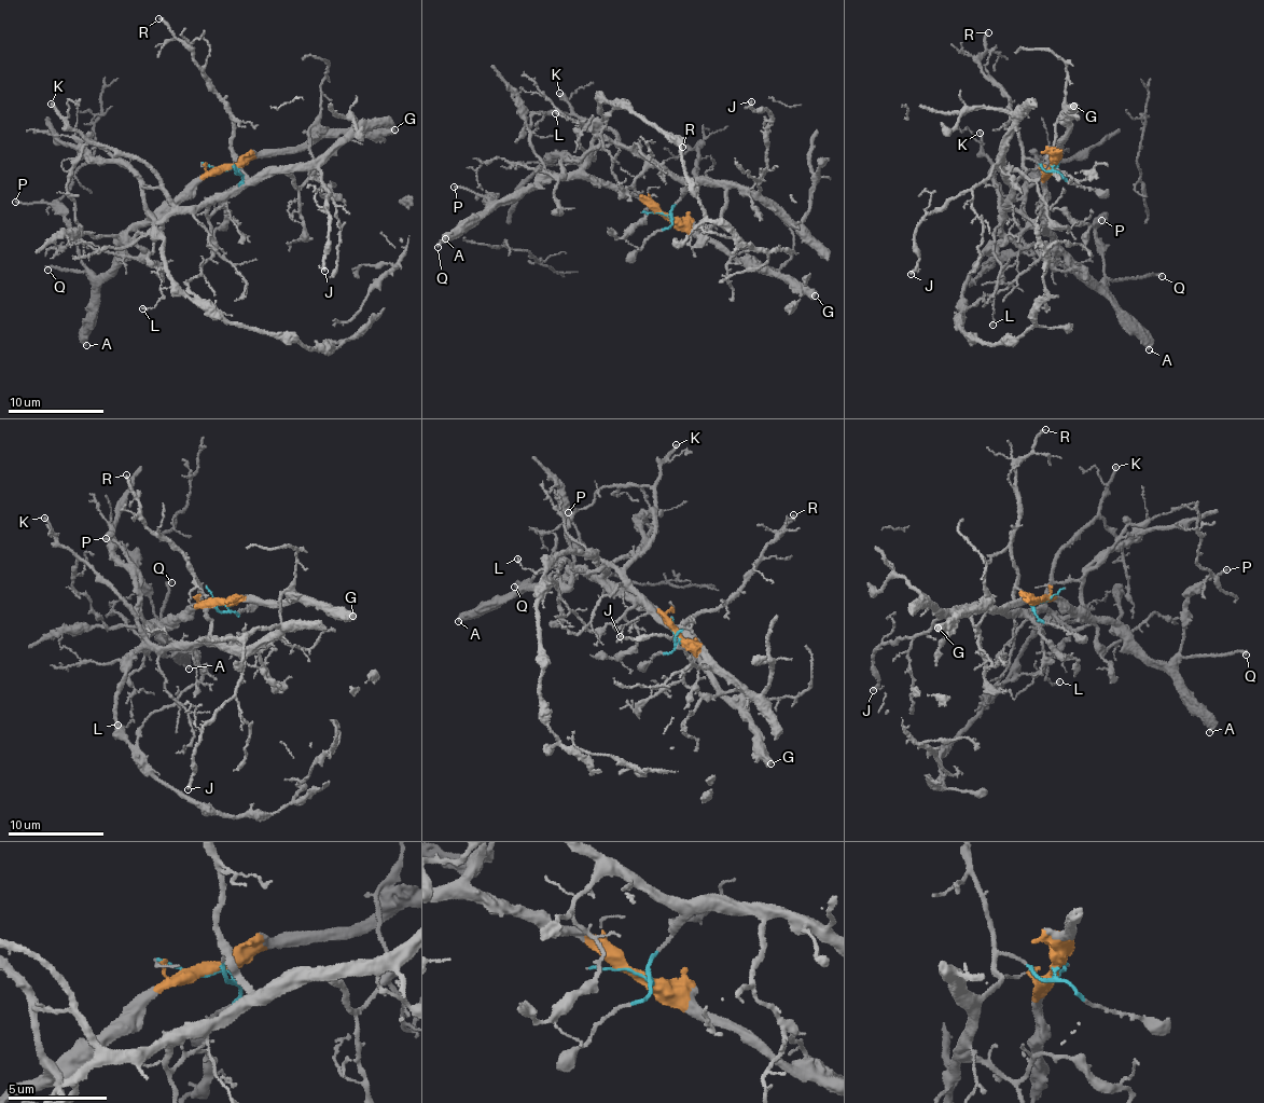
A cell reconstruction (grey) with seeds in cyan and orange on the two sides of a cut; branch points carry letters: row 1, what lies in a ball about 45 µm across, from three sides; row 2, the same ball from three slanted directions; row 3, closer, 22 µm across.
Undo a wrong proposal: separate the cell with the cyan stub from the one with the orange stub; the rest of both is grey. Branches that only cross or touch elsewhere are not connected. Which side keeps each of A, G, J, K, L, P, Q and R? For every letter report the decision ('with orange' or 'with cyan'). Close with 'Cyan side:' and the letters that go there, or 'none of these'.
A: with orange
G: with orange
J: with cyan
K: with cyan
L: with cyan
P: with orange
Q: with orange
R: with cyan
Cyan side: J, K, L, R

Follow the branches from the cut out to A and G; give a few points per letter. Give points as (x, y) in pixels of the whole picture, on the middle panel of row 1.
A: (664, 215), (591, 179), (546, 178), (471, 218), (446, 239)
G: (664, 215), (679, 219), (740, 260), (768, 266), (776, 273), (801, 281), (816, 295)

